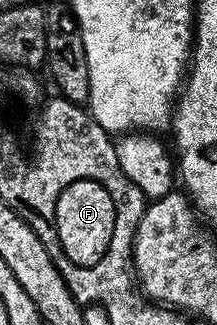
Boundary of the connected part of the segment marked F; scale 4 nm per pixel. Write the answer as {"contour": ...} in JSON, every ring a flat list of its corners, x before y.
{"contour":[[78,177,80,181,72,181,72,185,66,185,66,191,58,193,58,199,52,207,52,227,58,229,56,245,62,245,60,253,68,253,64,259,74,259,74,265,86,271,94,271,96,267,104,265,104,251,108,243,112,241,112,203,106,195,104,187,92,179,92,177]]}

